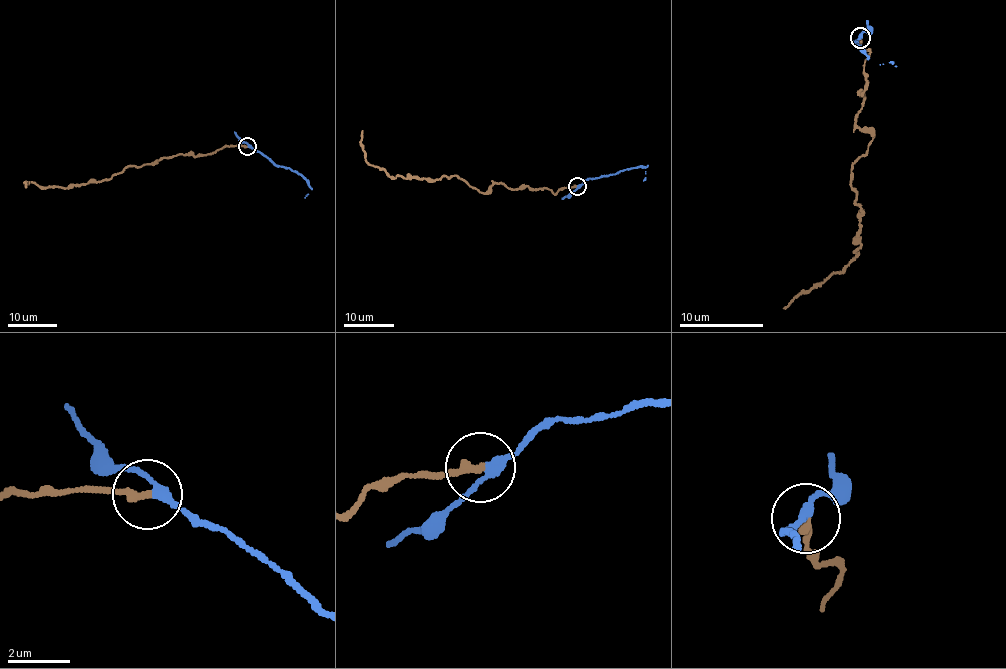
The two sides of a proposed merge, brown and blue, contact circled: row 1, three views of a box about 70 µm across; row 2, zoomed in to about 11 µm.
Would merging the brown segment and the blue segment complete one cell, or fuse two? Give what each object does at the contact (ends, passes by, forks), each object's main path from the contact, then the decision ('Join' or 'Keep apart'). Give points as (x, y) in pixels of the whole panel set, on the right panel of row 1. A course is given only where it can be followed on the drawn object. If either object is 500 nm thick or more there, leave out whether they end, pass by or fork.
At the ring brown ends. At the ring blue passes by. Course of brown: (860, 38), (861, 50), (869, 54), (855, 119), (874, 135), (853, 166), (861, 244), (845, 267), (783, 308). Course of blue: (861, 37), (855, 41), (868, 59), (880, 65), (889, 62), (896, 65). Keep apart

